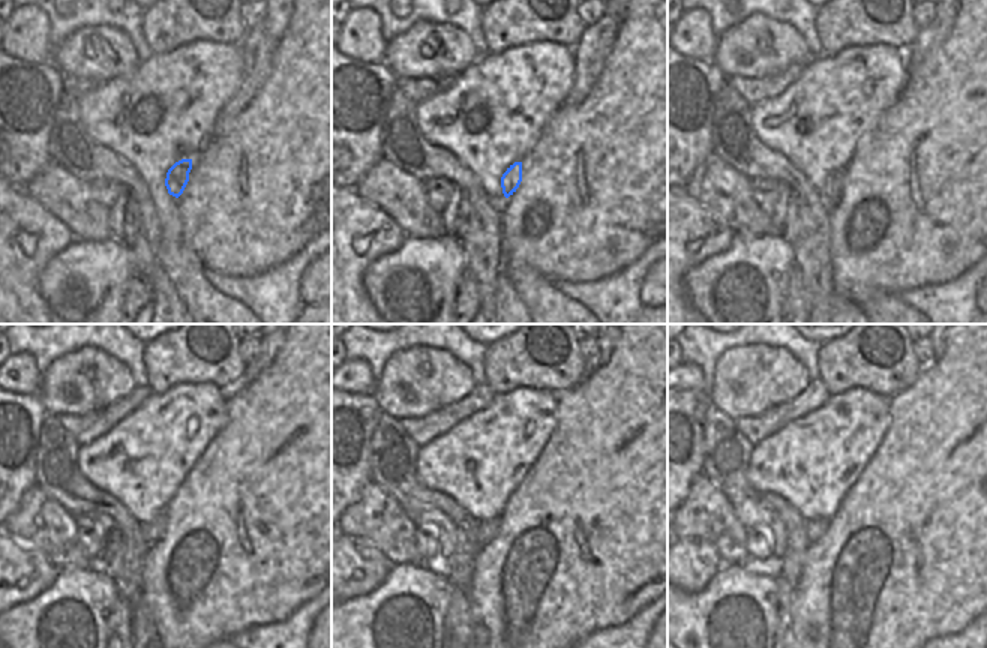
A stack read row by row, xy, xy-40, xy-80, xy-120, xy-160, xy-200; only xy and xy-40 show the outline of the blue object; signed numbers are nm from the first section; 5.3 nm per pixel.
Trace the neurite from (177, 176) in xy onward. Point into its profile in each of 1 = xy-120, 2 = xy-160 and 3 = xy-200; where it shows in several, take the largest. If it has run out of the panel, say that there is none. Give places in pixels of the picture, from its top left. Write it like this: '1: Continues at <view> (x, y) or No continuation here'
1: Continues at xy-120 (153, 531)
2: Continues at xy-160 (486, 531)
3: Continues at xy-200 (818, 527)

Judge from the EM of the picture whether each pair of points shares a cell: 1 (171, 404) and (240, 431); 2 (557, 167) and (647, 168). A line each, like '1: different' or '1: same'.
1: different
2: same

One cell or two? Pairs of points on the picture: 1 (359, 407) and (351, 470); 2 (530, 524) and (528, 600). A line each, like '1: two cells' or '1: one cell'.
1: one cell
2: one cell

